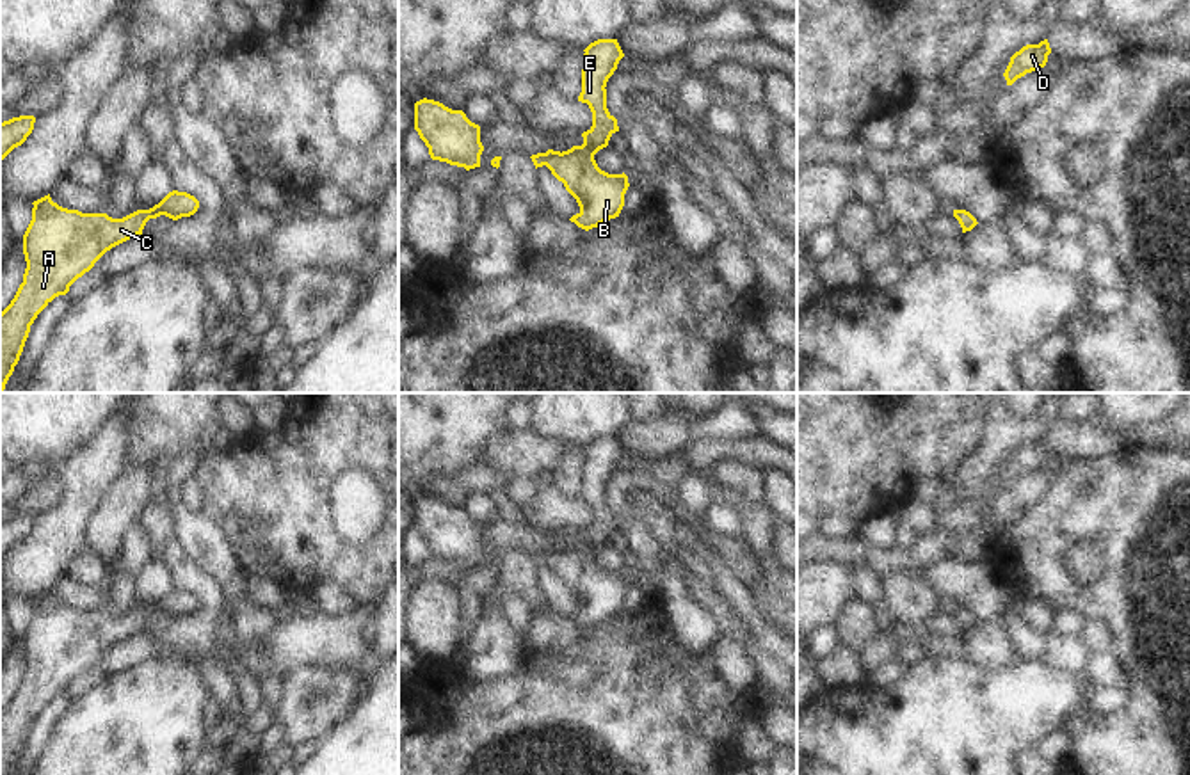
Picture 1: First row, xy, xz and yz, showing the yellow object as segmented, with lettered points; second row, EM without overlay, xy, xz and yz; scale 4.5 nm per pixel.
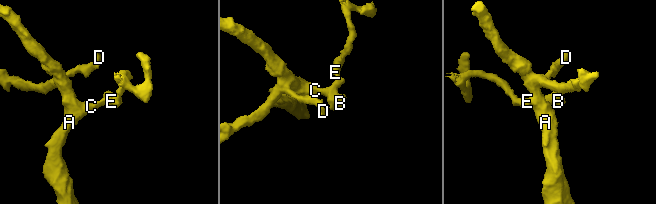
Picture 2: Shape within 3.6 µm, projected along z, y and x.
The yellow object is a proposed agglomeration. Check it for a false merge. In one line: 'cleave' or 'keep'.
keep

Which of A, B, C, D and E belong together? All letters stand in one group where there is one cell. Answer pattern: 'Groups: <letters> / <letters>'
Groups: A B C D E.

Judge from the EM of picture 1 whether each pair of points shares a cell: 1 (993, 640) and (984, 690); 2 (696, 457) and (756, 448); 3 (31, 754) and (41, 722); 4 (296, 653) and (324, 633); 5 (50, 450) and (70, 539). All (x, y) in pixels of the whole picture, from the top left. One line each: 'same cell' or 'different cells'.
1: different cells
2: same cell
3: same cell
4: same cell
5: different cells

